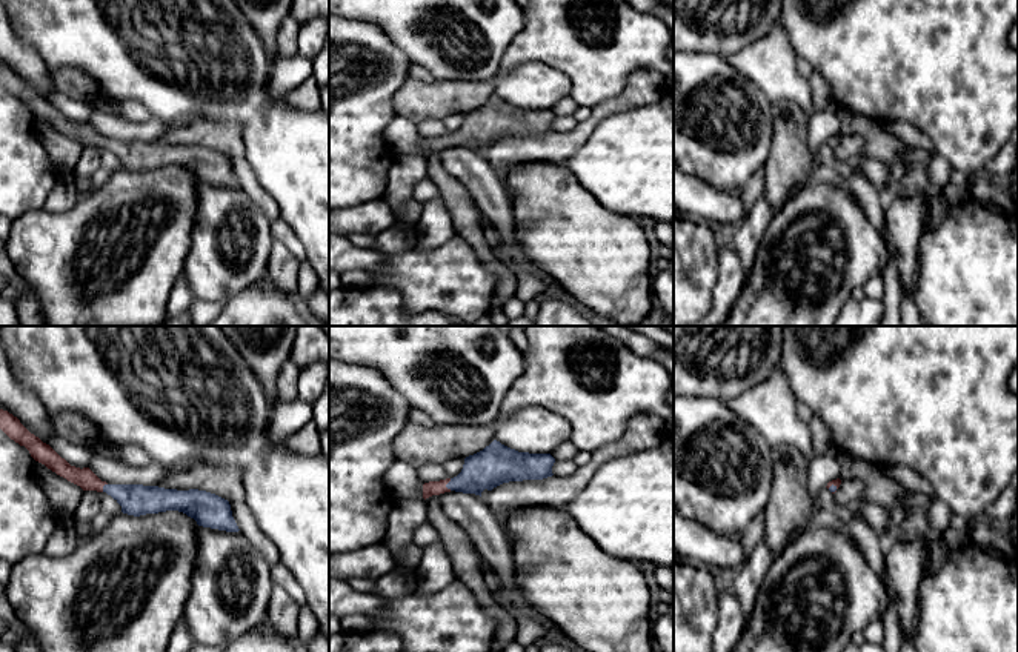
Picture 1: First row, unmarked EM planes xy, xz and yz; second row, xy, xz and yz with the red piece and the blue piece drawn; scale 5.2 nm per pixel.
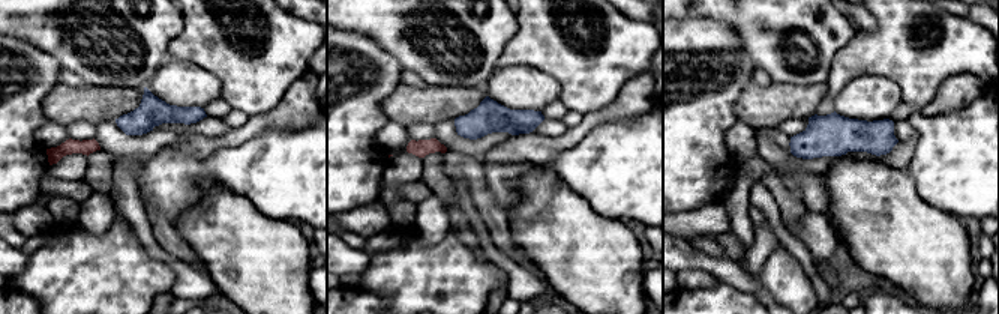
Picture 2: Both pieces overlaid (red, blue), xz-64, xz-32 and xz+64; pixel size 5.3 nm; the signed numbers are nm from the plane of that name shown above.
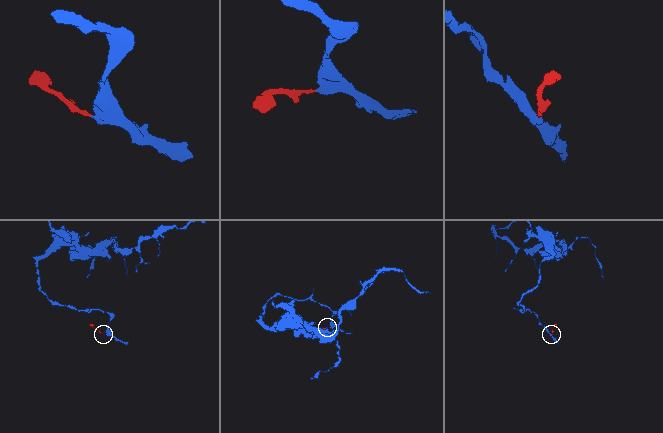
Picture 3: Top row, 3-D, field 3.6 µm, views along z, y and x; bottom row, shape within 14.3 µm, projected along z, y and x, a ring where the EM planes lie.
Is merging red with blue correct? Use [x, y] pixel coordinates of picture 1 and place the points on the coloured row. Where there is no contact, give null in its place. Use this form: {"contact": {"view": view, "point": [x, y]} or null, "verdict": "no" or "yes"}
{"contact": {"view": "xz", "point": [446, 483]}, "verdict": "yes"}

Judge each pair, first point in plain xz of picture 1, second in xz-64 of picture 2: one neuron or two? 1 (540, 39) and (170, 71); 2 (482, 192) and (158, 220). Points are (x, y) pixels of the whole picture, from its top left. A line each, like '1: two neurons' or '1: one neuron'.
1: two neurons
2: one neuron

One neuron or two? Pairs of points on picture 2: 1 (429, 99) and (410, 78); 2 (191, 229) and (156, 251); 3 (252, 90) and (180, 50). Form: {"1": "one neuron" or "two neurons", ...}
{"1": "two neurons", "2": "two neurons", "3": "one neuron"}

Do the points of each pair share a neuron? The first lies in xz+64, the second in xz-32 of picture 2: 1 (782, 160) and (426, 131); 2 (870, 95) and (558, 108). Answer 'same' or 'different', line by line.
1: different
2: different

